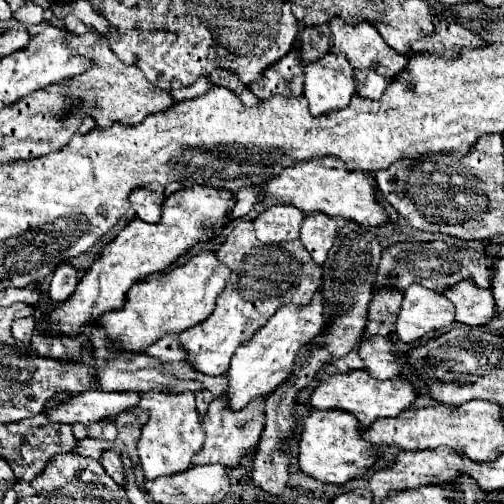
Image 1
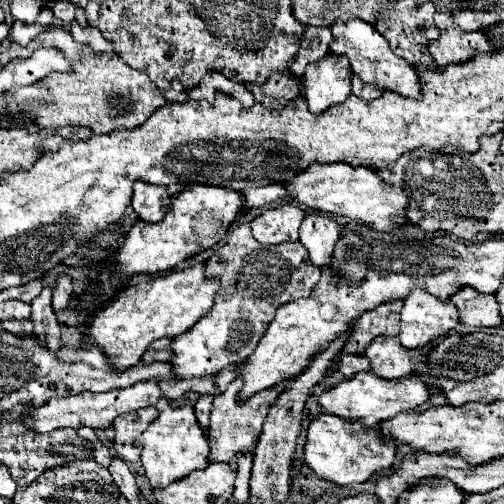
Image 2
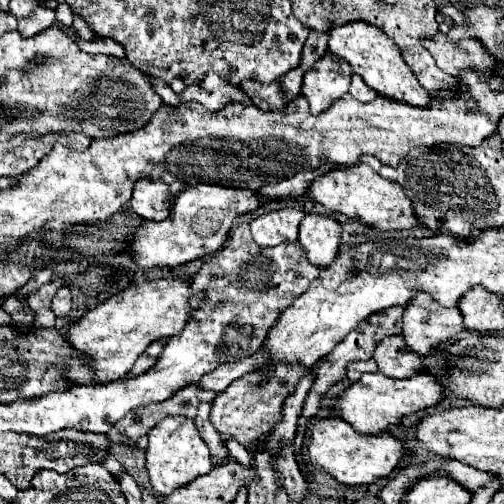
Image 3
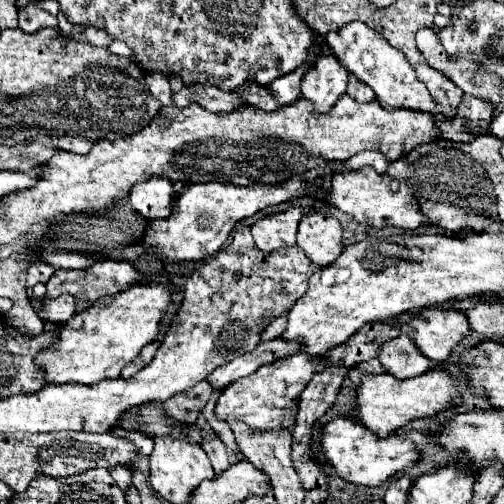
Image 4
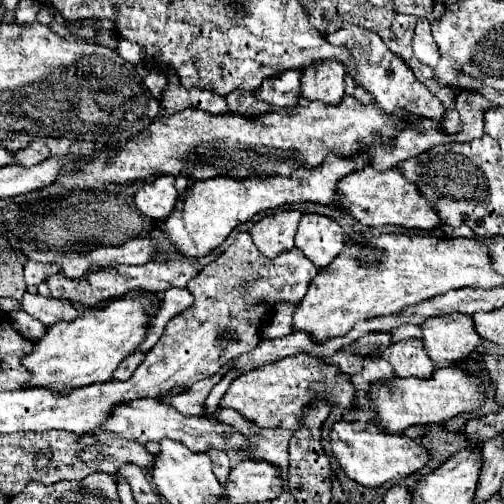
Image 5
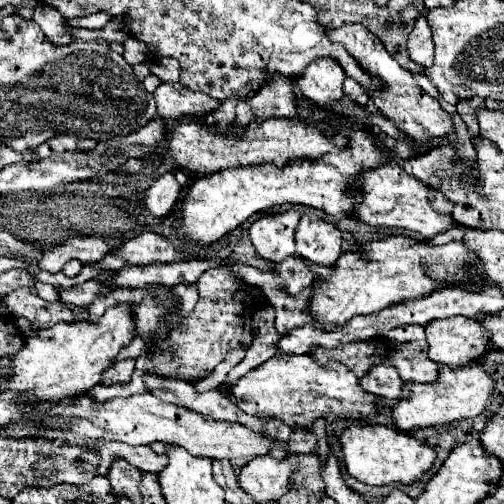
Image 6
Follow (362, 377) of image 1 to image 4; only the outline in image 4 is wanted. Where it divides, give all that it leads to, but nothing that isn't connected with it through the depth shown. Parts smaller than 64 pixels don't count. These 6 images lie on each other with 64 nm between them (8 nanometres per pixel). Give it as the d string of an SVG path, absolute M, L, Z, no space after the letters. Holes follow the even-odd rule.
M430 370L408 380L398 380L392 374L364 376L358 388L358 420L378 436L390 436L398 428L406 426L410 420L430 418L460 404L462 396L458 392L458 386L444 370Z

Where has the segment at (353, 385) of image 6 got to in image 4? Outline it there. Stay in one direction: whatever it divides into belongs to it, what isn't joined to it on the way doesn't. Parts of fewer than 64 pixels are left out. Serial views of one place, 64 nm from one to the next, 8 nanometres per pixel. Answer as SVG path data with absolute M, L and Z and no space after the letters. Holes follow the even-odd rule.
M302 352L280 358L274 364L262 366L254 374L246 378L238 378L224 388L216 404L216 416L222 420L238 418L246 422L250 428L274 430L274 428L282 428L282 422L286 420L286 412L288 412L288 422L284 422L284 428L292 428L296 424L294 418L298 412L302 390L306 388L308 380L312 380L316 372L322 372L322 368L324 368L322 362L308 360L308 356L302 356Z

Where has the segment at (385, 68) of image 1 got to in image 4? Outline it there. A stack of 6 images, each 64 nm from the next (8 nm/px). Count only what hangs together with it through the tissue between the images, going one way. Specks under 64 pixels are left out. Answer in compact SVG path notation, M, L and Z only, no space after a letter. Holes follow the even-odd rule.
M350 22L338 32L328 32L324 36L326 44L332 48L334 56L348 68L350 74L354 74L360 82L370 86L376 94L376 100L384 104L384 108L408 108L408 110L418 110L418 112L432 112L434 110L434 100L426 92L426 86L416 78L416 72L408 64L406 56L392 48L380 32L368 28L362 22Z

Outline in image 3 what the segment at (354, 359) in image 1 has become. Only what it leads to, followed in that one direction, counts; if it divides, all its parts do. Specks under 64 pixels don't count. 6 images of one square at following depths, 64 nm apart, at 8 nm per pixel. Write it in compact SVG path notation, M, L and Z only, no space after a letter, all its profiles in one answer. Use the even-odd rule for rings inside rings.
M368 360L368 362L352 362L352 364L348 364L348 380L350 380L350 382L356 382L364 372L378 372L374 360Z

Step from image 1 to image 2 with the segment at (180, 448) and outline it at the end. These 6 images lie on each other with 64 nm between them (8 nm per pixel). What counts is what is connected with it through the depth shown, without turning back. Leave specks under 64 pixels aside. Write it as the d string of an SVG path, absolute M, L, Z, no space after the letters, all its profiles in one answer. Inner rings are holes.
M166 398L158 400L156 404L160 416L148 426L144 432L144 450L142 450L142 464L152 488L164 488L194 470L204 470L208 466L208 438L204 436L202 428L196 422L192 406L172 408Z

